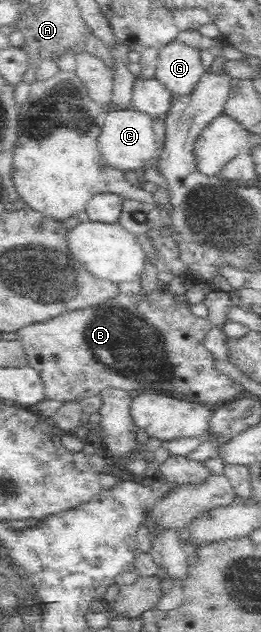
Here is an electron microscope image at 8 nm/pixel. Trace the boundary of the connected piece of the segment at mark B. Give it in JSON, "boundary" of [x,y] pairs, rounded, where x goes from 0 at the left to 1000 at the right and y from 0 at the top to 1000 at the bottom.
{"boundary":[[[602,440],[594,454],[586,454],[586,459],[571,460],[571,464],[552,464],[544,460],[506,467],[456,464],[448,467],[433,467],[425,473],[414,473],[402,478],[372,479],[368,484],[299,491],[280,489],[222,498],[215,503],[203,503],[199,508],[165,509],[77,521],[61,527],[61,538],[80,541],[80,547],[88,547],[103,574],[153,590],[169,606],[172,628],[234,636],[287,634],[287,631],[310,633],[326,628],[349,628],[352,625],[383,625],[395,617],[441,614],[483,619],[498,623],[559,620],[586,620],[598,623],[625,622],[632,627],[682,633],[835,642],[843,638],[893,633],[900,628],[935,623],[931,609],[923,609],[923,606],[912,606],[900,600],[885,600],[877,593],[862,593],[862,590],[847,590],[847,587],[835,587],[824,582],[824,566],[793,554],[793,551],[778,547],[785,546],[785,530],[816,521],[820,514],[812,513],[812,508],[797,502],[778,503],[755,498],[736,491],[732,479],[724,479],[716,473],[686,476],[686,473],[678,473],[678,467],[648,460],[640,449],[644,448],[625,441]]]}

